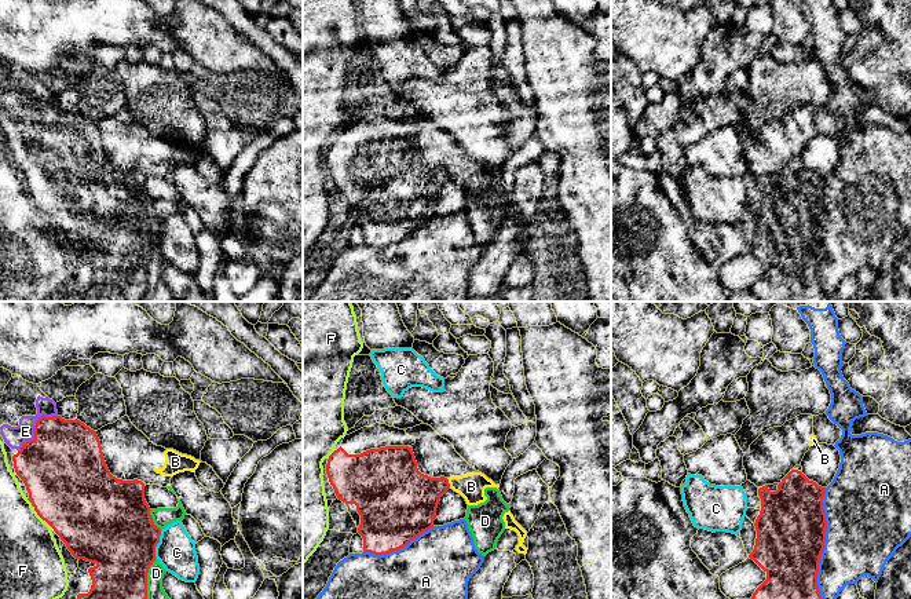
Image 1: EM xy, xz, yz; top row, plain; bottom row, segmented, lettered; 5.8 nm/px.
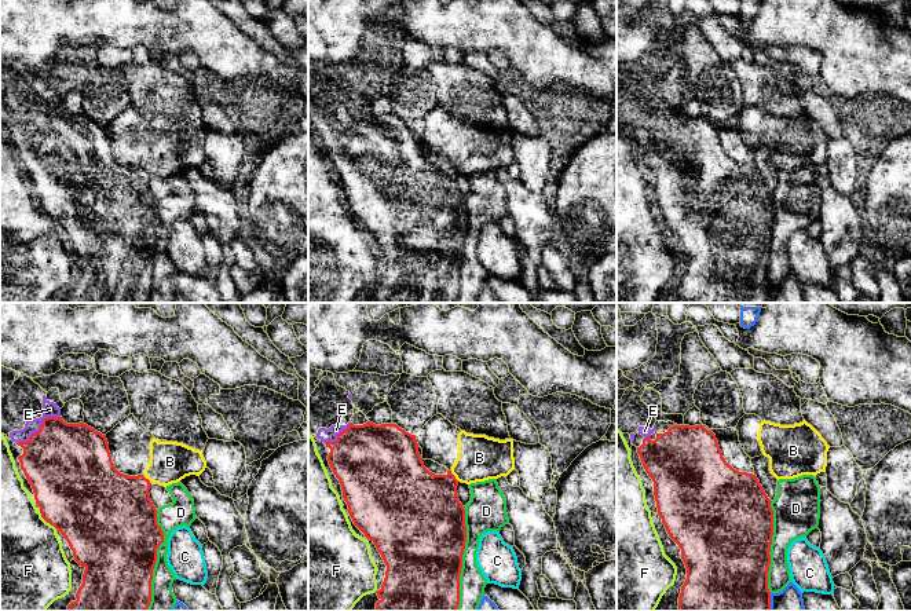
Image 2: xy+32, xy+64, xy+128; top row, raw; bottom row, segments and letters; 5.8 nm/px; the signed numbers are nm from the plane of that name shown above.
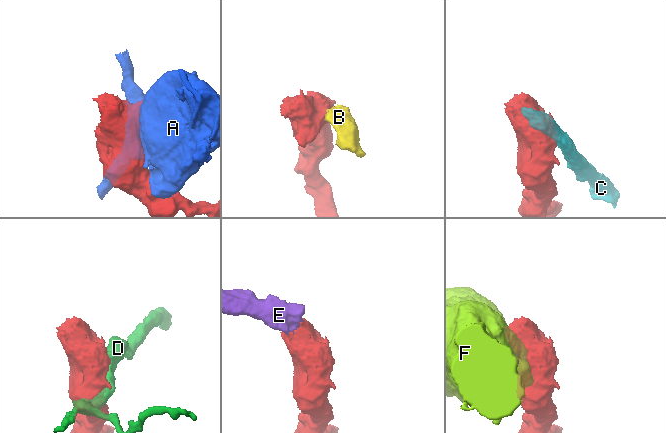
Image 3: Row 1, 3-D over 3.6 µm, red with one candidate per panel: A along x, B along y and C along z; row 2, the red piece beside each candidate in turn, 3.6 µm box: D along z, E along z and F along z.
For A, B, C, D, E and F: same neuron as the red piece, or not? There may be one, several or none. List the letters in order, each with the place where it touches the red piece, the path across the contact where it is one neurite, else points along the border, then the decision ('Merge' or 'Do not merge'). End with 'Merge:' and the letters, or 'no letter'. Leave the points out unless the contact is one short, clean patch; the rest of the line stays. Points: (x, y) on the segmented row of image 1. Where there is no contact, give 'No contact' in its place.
A: Touches red at yz (824, 541). Do not merge
B: Touches red at xz (449, 484). Boundary: xz (446, 478), (450, 488). Do not merge
C: Touches red at xy (157, 543). Boundary: xy (161, 530), (154, 557). Do not merge
D: Touches red at xy (146, 579). Do not merge
E: Touches red at xy (35, 428). Merge
F: Touches red at xy (41, 518). Boundary: xy (33, 508), (50, 525). Do not merge
Merge: E

